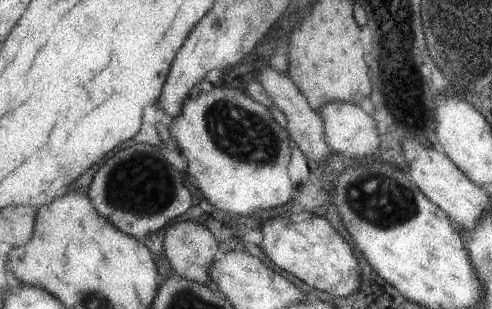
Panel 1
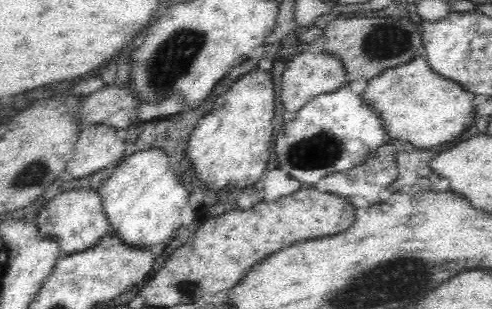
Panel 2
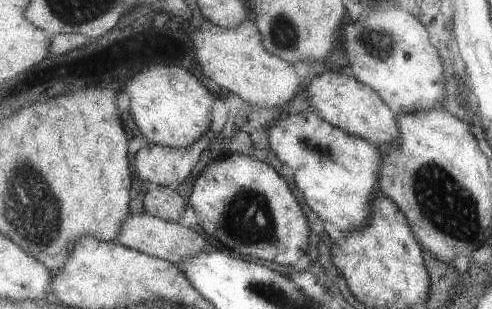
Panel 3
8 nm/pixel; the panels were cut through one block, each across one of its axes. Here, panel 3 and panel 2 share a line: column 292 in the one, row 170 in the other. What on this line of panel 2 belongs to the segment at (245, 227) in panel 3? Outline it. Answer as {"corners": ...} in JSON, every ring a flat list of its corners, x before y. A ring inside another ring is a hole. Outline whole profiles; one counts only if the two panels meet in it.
{"corners":[[254,70,246,74,236,84,232,84,224,96,220,96,214,102,212,112,206,118,202,118,198,126,194,126,194,130,190,132,184,152,184,158,188,160,188,172,200,184,206,196,230,194,232,188,256,188,256,184,268,172,266,164,270,158,270,140,274,134,272,122,274,122,274,82,270,72]]}

